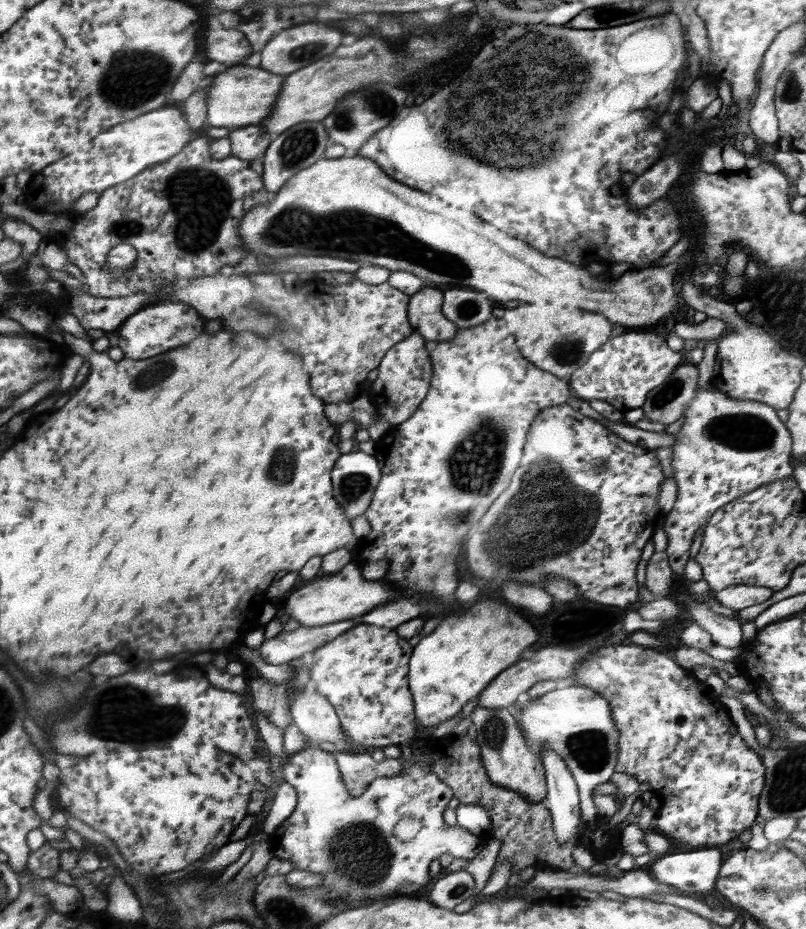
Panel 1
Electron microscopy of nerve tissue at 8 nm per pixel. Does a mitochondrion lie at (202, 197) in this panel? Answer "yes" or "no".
yes

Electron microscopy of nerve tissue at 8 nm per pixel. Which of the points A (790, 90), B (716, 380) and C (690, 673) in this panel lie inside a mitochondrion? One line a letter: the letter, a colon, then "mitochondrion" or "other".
A: mitochondrion
B: other
C: other

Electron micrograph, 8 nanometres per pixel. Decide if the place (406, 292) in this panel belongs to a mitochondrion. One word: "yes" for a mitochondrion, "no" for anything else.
no

